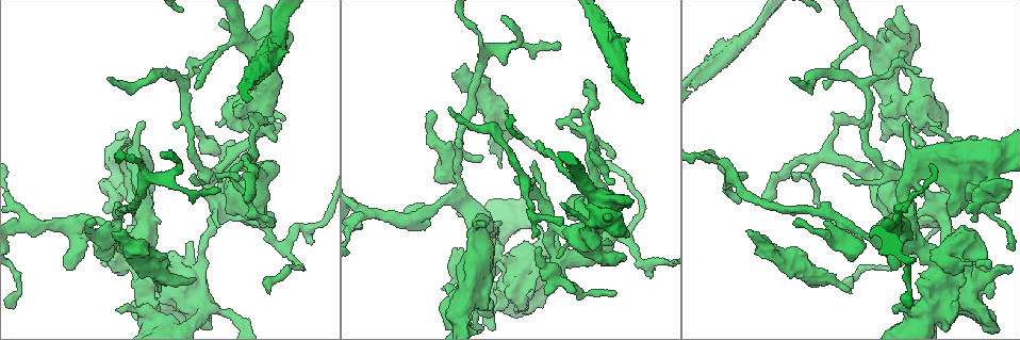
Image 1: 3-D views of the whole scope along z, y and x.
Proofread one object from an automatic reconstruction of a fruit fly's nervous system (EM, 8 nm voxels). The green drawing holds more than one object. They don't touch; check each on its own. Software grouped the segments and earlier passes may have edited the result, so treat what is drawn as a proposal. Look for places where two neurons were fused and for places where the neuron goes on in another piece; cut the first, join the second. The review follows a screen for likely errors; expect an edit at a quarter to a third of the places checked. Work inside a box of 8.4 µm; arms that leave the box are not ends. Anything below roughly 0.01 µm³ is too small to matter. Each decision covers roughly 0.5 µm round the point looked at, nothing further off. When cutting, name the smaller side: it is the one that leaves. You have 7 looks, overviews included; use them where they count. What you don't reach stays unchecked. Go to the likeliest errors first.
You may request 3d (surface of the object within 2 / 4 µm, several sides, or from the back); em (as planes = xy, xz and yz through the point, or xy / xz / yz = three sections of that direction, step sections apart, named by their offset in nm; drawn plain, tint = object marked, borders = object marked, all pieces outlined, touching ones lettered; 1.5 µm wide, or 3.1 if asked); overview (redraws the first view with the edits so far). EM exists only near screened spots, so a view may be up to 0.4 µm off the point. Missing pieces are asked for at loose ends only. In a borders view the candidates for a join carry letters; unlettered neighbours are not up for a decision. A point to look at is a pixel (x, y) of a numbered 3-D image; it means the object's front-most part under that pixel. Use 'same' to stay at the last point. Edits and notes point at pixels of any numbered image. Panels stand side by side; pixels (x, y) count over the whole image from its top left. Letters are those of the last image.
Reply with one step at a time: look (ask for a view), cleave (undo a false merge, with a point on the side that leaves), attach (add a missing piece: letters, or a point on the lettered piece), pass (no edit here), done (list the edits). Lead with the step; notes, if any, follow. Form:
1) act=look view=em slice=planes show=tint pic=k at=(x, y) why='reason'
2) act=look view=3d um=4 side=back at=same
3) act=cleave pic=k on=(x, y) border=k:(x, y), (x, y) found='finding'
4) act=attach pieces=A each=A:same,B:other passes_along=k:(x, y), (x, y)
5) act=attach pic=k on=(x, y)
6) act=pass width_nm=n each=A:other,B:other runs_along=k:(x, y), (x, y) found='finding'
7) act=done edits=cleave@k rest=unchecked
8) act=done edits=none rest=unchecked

act=look view=em slice=planes show=borders pic=1 at=(462, 65) why='an open end'

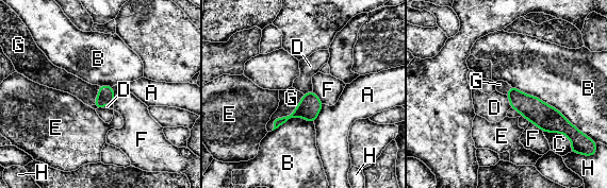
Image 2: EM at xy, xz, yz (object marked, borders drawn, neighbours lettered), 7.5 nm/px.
act=attach pieces=G each=A:other,B:other,C:other,D:other,E:other,F:other,G:same,H:other passes_along=2:(310, 105), (285, 116), (291, 98) found='it goes on there'

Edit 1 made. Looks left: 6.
act=look view=overview

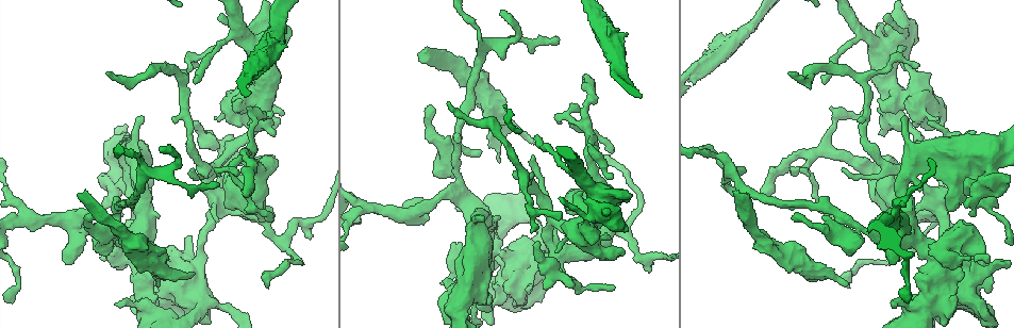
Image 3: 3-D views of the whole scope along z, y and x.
act=look view=em slice=yz step=4 show=borders pic=3 at=(480, 154)

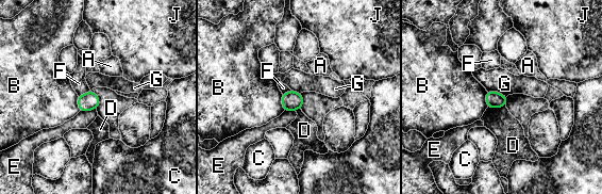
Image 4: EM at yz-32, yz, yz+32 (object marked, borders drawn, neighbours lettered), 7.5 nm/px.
act=look view=em slice=planes show=borders at=same why='cut it another way'

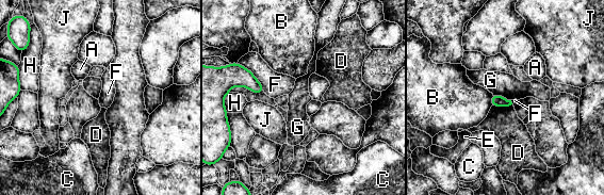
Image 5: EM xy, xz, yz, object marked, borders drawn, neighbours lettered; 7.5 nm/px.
act=pass each=A:other,B:other,C:other,D:other,E:other,F:other,G:other,H:other,J:other border=5:(493, 94), (504, 96), (510, 100) found='none of them fits'

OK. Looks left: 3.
act=done edits=attach@2 rest=unchecked

